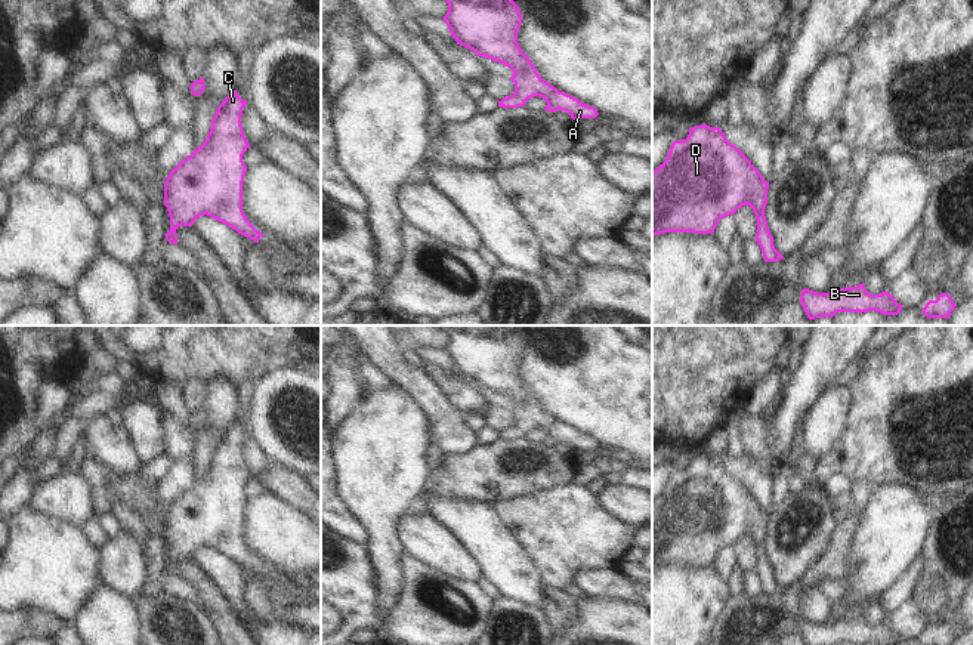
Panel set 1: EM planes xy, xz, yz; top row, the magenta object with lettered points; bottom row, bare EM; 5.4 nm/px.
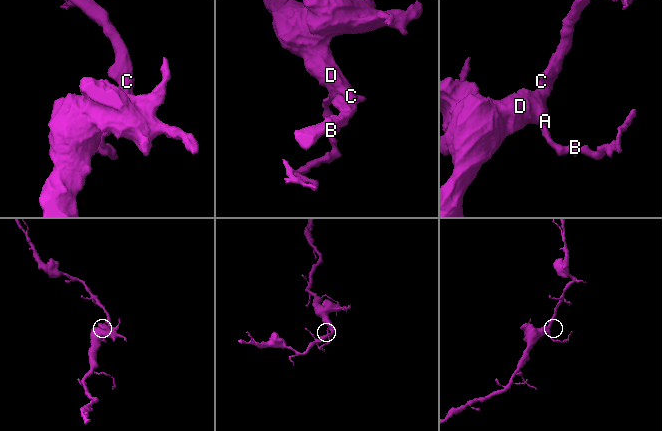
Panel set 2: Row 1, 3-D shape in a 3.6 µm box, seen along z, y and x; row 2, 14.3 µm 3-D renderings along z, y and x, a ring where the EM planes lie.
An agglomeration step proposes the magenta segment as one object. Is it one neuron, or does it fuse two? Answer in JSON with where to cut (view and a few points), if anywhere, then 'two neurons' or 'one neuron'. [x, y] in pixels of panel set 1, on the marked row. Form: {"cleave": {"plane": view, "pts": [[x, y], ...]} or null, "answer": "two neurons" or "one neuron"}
{"cleave": null, "answer": "one neuron"}

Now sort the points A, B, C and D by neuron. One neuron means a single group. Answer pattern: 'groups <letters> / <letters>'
groups A B C D

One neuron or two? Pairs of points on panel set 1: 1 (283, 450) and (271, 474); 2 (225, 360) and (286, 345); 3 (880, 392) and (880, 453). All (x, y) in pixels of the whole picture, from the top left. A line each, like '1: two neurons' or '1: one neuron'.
1: two neurons
2: one neuron
3: one neuron

